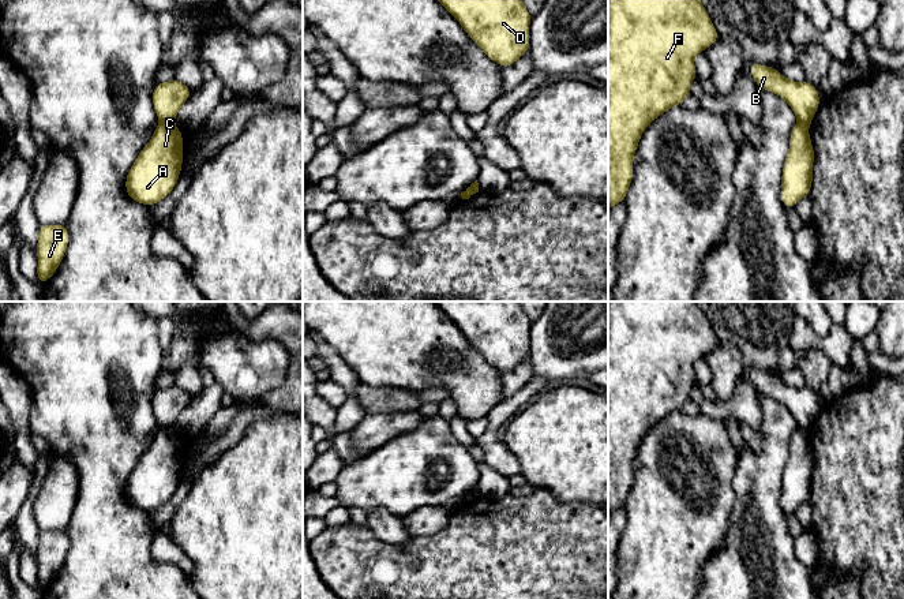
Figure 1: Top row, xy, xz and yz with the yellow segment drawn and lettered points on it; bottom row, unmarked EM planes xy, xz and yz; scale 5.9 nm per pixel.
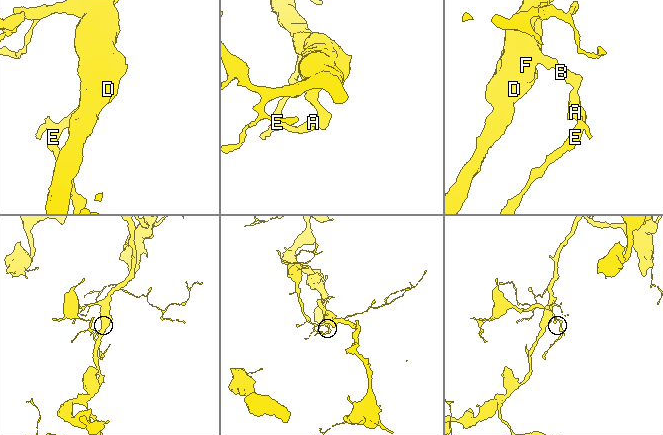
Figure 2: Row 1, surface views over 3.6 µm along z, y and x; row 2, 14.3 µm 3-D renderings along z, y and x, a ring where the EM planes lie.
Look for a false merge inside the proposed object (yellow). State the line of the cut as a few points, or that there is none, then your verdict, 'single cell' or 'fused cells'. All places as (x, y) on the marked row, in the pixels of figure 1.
cut xy (161, 122), (172, 123); fused cells

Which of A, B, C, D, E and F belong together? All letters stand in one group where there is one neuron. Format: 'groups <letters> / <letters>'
groups A C E / B D F

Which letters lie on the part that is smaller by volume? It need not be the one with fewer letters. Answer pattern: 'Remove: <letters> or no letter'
Remove: A, C, E

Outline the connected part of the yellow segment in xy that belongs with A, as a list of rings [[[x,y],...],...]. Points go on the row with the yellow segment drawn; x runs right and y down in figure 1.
[[[160,123],[127,173],[128,196],[146,206],[165,199],[183,165],[183,134],[173,123]]]

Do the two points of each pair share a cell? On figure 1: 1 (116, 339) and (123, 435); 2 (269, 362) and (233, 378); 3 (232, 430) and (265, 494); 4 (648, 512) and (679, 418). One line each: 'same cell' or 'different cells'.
1: same cell
2: same cell
3: different cells
4: same cell

